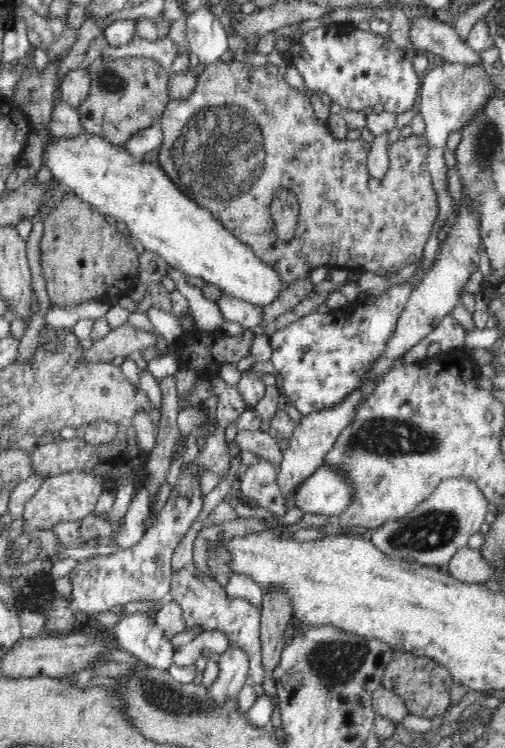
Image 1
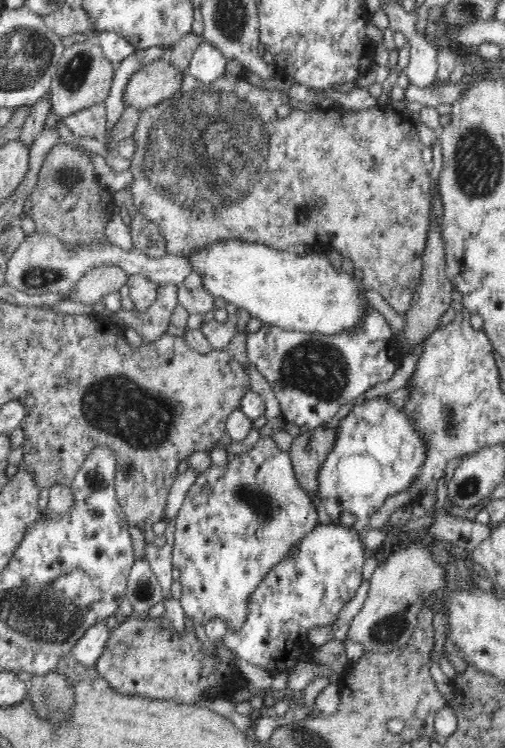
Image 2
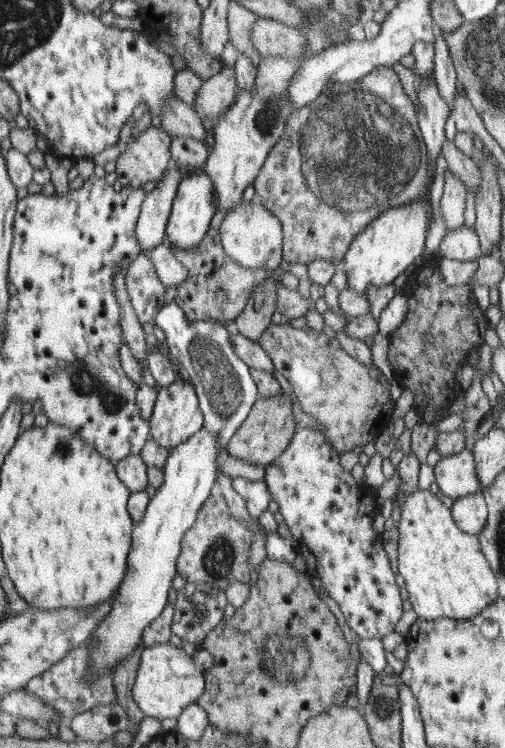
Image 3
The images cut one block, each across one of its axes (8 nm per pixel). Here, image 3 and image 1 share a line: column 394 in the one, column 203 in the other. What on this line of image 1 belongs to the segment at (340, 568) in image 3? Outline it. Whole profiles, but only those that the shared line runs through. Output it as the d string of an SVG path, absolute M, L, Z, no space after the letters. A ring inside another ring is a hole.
M188 568L180 570L178 574L174 574L169 588L170 595L174 596L174 601L182 606L182 617L186 621L186 626L204 626L206 630L220 630L224 632L230 642L234 642L234 646L242 648L249 658L250 672L249 677L255 683L266 683L271 678L269 672L264 672L262 668L261 654L261 612L258 612L254 606L250 606L246 600L228 600L226 592L220 584L216 584L214 578L208 578L198 582Z

